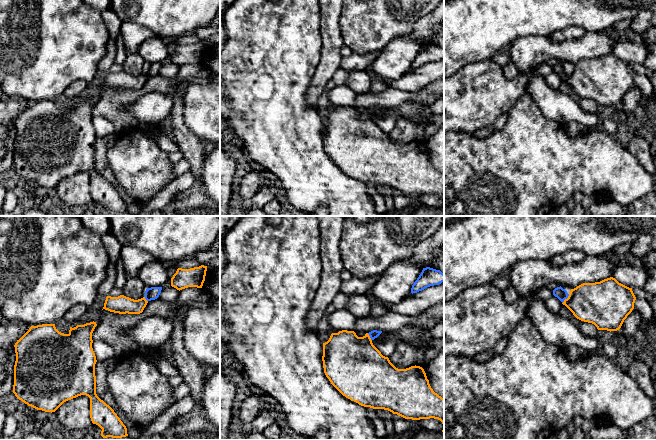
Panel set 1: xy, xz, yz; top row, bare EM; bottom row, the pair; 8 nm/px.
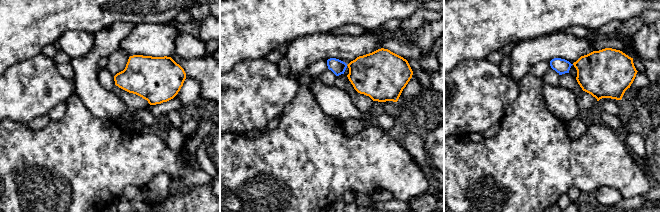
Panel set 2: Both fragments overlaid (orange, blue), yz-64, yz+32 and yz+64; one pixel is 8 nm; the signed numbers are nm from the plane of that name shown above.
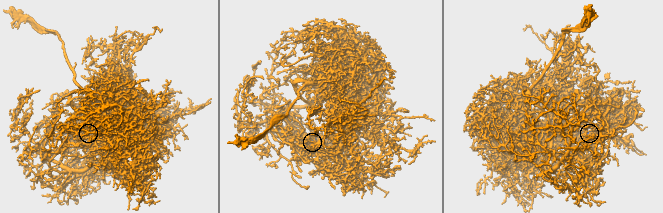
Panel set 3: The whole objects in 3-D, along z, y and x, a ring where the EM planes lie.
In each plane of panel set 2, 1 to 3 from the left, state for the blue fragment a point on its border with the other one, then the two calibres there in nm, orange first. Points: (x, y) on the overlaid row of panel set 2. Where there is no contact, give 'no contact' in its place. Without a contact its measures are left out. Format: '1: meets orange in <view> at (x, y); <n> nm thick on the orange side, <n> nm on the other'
1: no contact
2: no contact
3: no contact

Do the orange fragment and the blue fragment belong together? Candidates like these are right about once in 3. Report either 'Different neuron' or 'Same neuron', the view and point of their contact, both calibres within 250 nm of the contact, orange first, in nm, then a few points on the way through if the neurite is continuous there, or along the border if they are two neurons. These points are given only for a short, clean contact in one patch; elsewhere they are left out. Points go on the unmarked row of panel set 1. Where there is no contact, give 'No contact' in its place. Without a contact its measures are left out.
Different neuron. Touches orange at yz (565, 75). Thickness 320 nm (orange) against 90 nm. Boundary: yz (569, 70), (562, 79)

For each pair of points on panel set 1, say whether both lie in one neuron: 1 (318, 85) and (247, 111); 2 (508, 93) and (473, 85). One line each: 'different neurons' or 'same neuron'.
1: different neurons
2: same neuron

